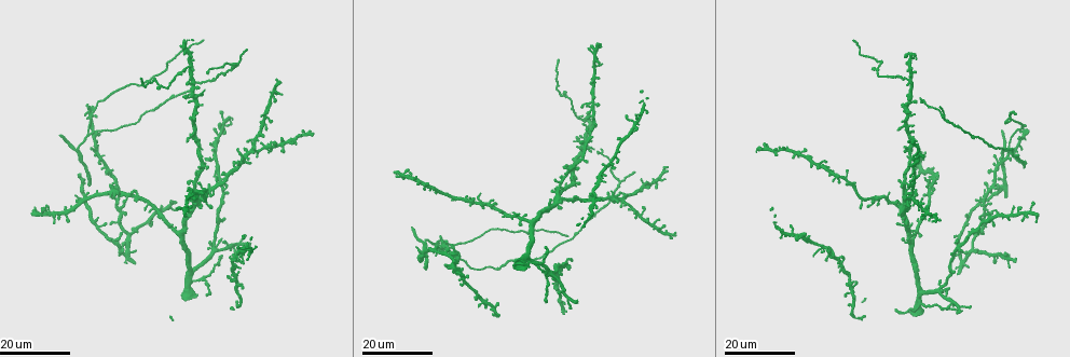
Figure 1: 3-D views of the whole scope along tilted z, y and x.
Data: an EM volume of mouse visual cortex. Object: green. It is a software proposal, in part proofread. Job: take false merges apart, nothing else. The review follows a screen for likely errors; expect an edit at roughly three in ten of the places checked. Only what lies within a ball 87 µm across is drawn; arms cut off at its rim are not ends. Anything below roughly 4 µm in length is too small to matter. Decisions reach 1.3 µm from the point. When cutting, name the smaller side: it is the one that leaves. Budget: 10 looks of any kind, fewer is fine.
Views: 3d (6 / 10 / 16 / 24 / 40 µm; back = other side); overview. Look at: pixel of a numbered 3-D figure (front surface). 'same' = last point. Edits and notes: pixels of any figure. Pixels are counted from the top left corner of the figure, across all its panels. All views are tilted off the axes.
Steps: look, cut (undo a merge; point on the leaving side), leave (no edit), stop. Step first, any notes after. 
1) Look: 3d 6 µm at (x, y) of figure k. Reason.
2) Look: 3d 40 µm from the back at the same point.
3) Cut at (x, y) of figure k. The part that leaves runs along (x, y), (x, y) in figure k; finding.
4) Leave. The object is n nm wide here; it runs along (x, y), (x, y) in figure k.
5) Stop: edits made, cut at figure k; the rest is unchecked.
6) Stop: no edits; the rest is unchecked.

Look: 3d 24 µm at (617, 182) of figure 1. Branch point.

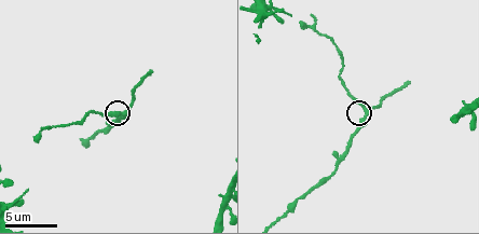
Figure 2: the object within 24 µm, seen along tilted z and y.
Look: 3d 10 µm at (126, 115) of figure 2.

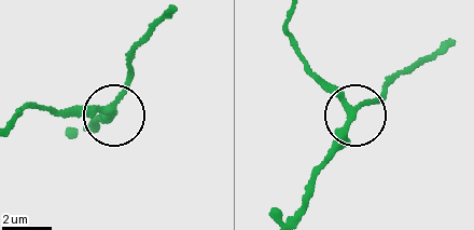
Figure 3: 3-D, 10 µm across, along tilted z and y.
Leave. The side arm is 7 µm long; it runs along (290, 16), (291, 38), (352, 110), (385, 91) in figure 3; one neuron here.

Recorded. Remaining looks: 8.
Look: 3d 24 µm at (901, 208) of figure 1. Thin arm on a thick one.

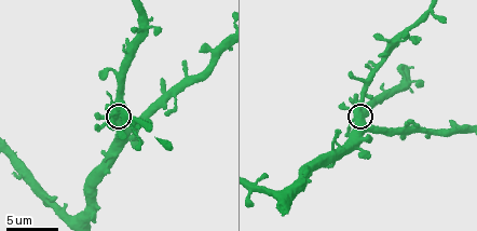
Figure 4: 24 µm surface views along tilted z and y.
Look: 3d 6 µm at (356, 111) of figure 4.

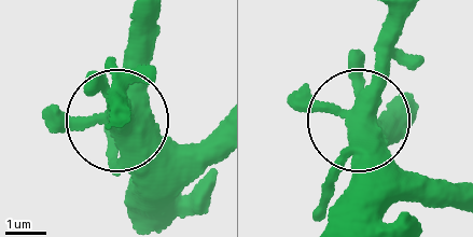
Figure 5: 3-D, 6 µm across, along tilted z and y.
Leave. The object is 470 nm wide here; one neuron here.

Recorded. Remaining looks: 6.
Look: 3d 16 µm at (1012, 153) of figure 1. Three arms meet.

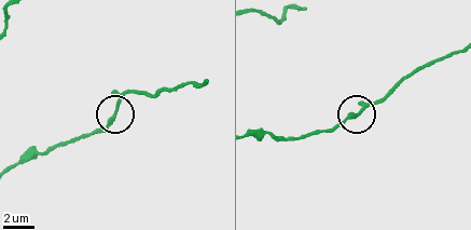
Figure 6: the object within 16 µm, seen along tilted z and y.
Look: 3d 10 µm at (115, 105) of figure 6.

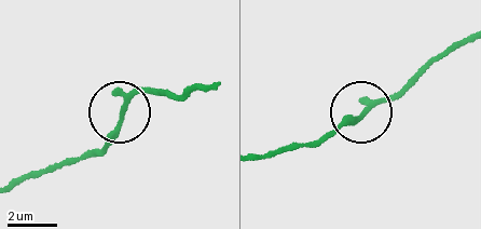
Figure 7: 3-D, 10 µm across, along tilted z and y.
Leave. The object is 160 nm wide here; it runs along (462, 39), (333, 132) in figure 7; one neuron here.

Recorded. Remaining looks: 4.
Look: 3d 24 µm at (797, 154) of figure 1. A fork.

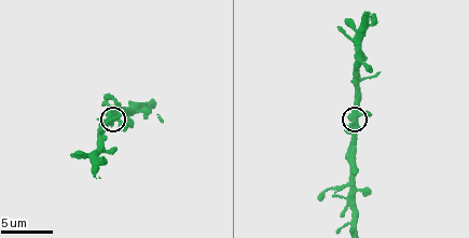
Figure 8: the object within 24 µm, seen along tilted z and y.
Look: 3d 6 µm at (119, 121) of figure 8. Closer look.

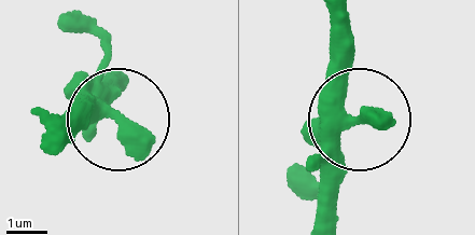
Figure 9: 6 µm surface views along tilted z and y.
Leave. The object is 390 nm wide here; one neuron here.

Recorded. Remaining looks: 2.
Look: 3d 24 µm at (194, 281) of figure 1.

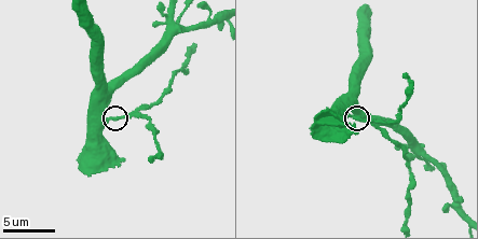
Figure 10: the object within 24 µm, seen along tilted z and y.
Look: 3d 10 µm at (112, 120) of figure 10.

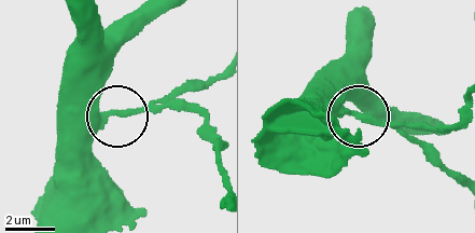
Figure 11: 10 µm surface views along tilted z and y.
Cut at (126, 111) of figure 11. The part that leaves runs along (94, 120), (137, 112), (219, 72) in figure 11; two neurons meet here.

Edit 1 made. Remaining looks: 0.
Stop: edits made, cut at figure 11; the rest is unchecked.

